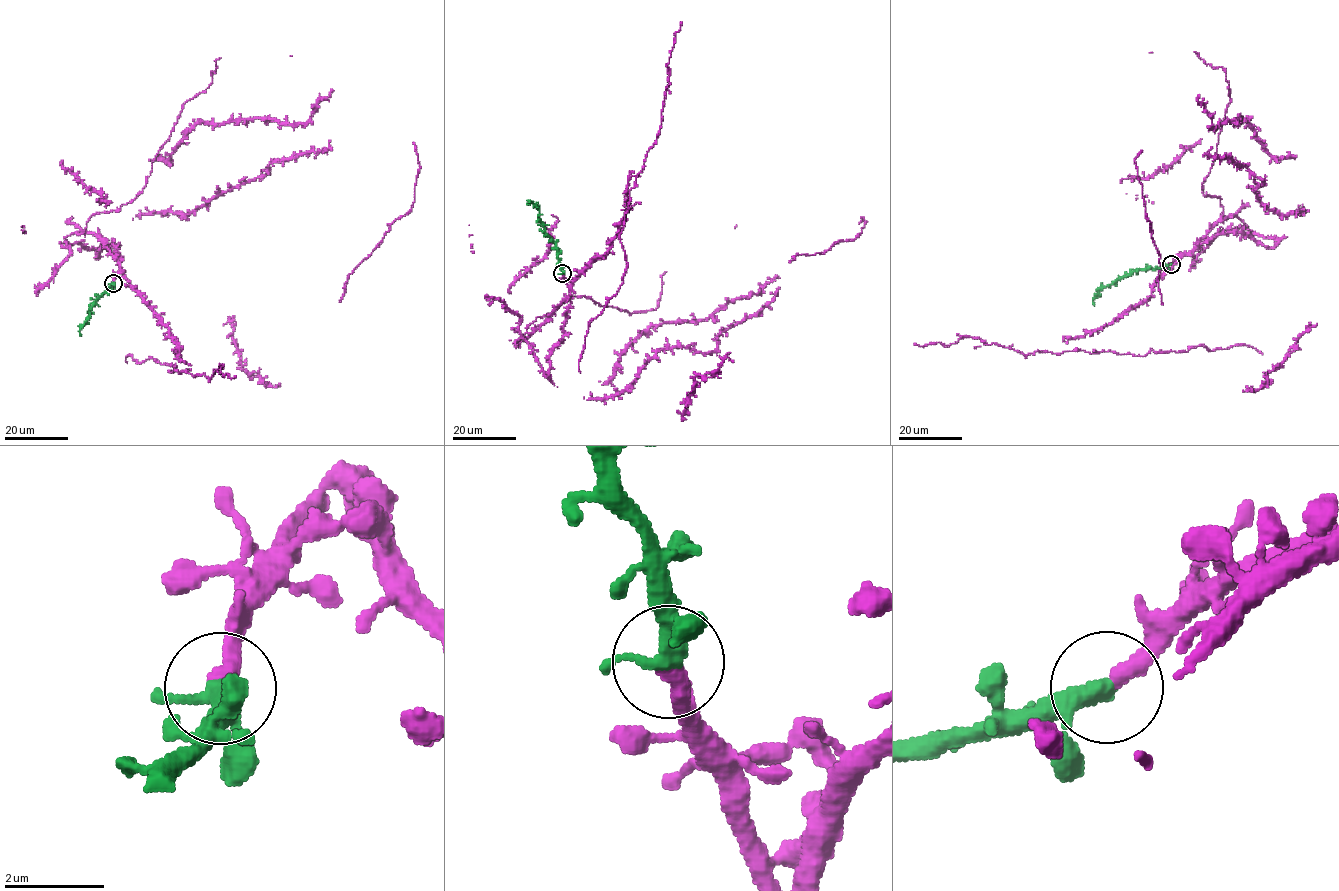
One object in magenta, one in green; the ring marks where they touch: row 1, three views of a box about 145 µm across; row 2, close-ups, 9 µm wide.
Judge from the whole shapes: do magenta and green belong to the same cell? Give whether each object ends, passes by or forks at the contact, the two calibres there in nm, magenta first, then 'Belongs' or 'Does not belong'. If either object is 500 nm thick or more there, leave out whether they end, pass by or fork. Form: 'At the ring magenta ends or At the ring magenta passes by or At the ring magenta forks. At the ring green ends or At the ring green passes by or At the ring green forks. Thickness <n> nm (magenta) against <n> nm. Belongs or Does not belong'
At the ring magenta ends. At the ring green forks. Thickness 360 nm (magenta) against 280 nm. Belongs

